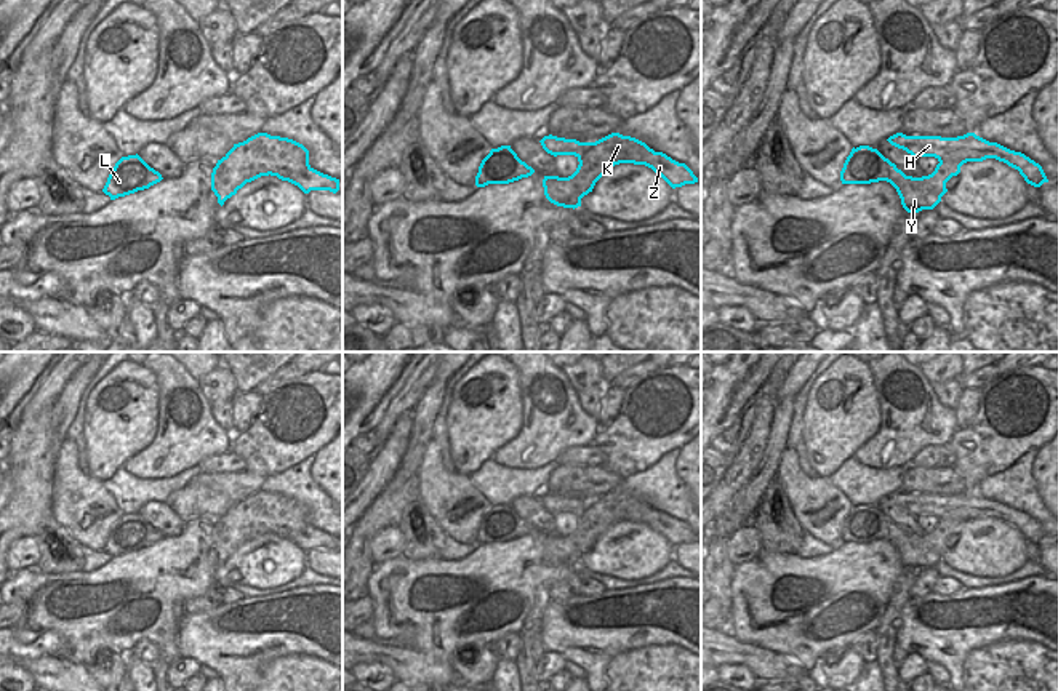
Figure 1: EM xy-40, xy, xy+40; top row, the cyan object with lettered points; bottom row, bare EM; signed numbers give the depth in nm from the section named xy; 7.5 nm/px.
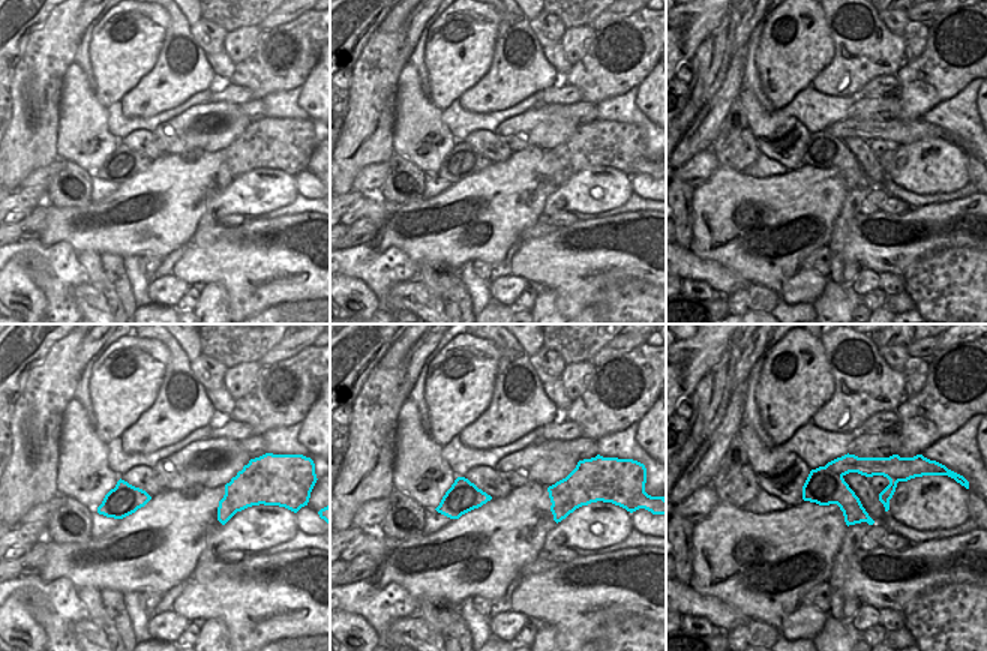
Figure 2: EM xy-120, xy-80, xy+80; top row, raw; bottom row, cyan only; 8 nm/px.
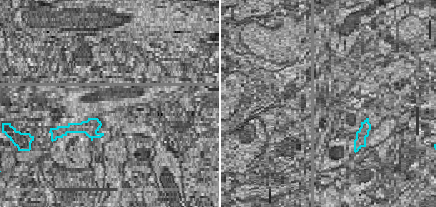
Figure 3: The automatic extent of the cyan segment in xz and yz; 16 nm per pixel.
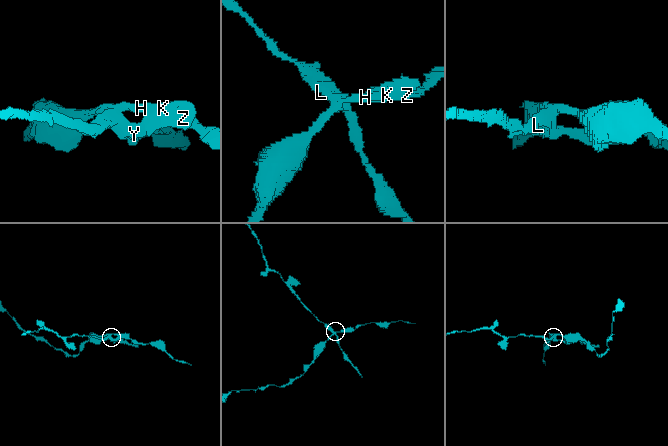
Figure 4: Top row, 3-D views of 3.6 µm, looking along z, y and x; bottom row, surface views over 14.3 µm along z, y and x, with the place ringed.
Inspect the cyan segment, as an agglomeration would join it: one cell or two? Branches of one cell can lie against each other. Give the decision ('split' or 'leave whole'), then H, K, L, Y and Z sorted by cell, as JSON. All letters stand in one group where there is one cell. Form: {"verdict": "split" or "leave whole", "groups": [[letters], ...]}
{"verdict": "split", "groups": [["H", "K", "Z"], ["L", "Y"]]}

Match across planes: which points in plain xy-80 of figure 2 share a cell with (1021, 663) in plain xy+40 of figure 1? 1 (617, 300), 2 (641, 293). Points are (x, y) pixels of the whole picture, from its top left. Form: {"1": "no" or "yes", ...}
{"1": "yes", "2": "yes"}

